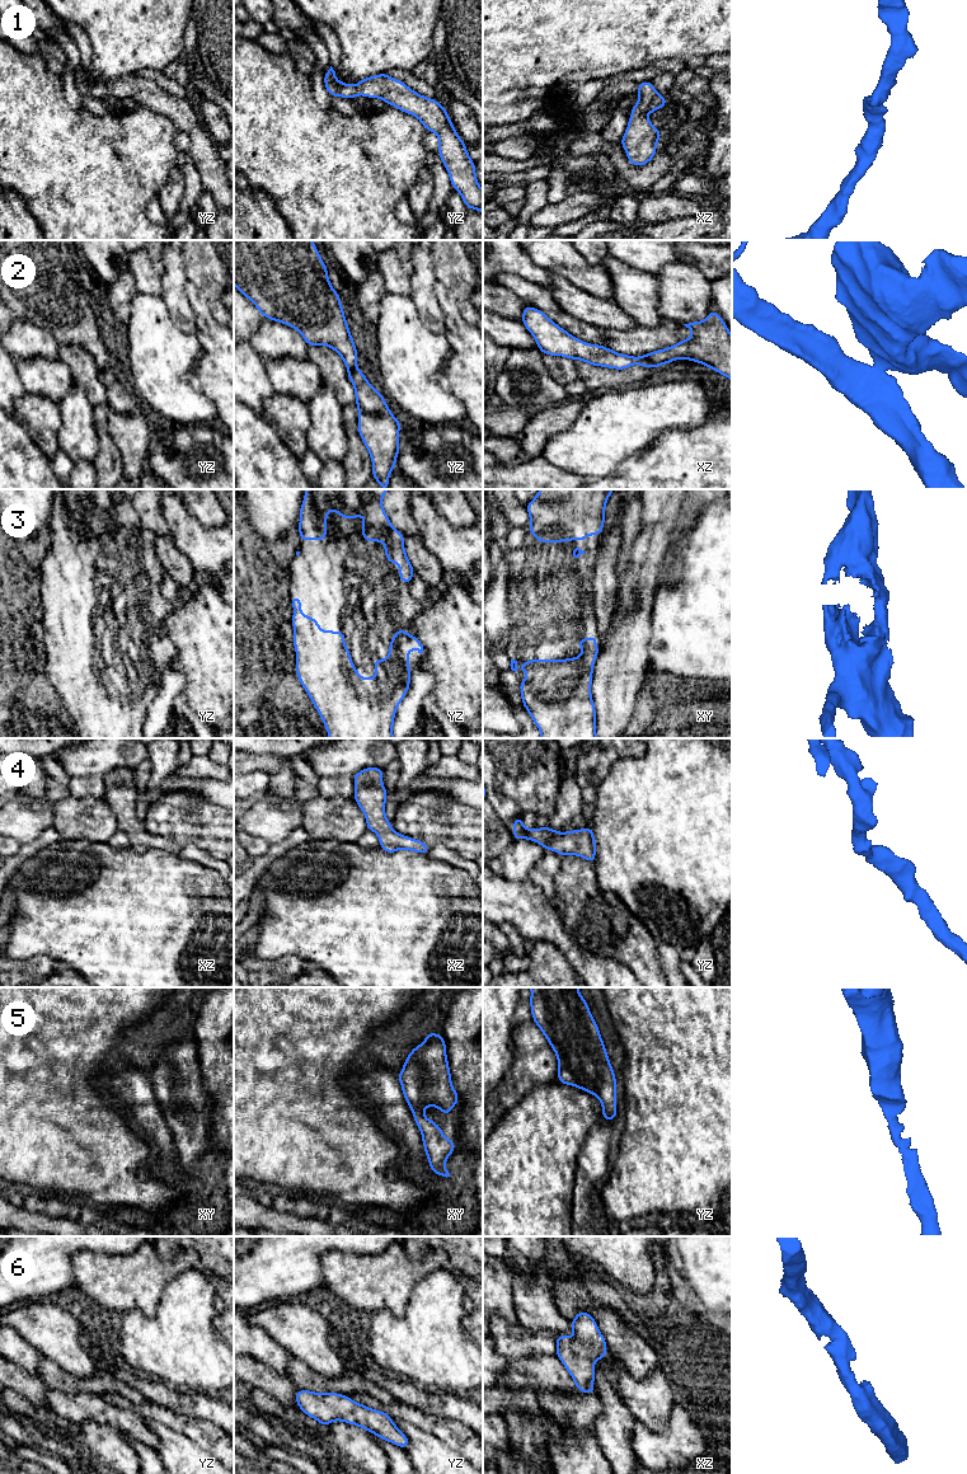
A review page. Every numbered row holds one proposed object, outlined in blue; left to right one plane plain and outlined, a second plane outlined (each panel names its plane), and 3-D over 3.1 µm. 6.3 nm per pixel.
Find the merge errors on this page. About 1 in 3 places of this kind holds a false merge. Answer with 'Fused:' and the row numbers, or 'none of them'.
Fused: 2

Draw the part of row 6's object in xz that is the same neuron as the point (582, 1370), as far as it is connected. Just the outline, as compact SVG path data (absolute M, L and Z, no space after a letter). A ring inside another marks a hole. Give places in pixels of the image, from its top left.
M578 1311L571 1325L574 1333L572 1338L555 1335L557 1357L568 1370L578 1391L595 1394L593 1362L605 1358L607 1353L605 1338L595 1319L586 1311Z

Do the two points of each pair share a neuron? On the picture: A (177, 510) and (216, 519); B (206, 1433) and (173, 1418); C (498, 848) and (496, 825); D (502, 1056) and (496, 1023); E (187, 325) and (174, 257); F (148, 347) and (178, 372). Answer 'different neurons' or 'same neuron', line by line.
A: different neurons
B: same neuron
C: same neuron
D: same neuron
E: same neuron
F: same neuron

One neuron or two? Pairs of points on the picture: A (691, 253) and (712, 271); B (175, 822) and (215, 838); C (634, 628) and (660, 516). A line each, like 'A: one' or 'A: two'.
A: one
B: one
C: one

